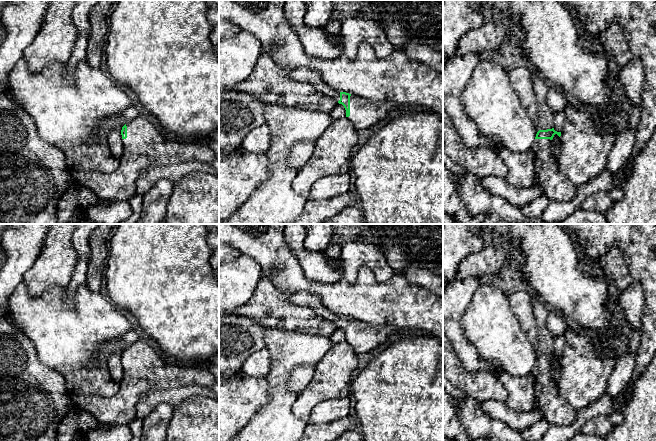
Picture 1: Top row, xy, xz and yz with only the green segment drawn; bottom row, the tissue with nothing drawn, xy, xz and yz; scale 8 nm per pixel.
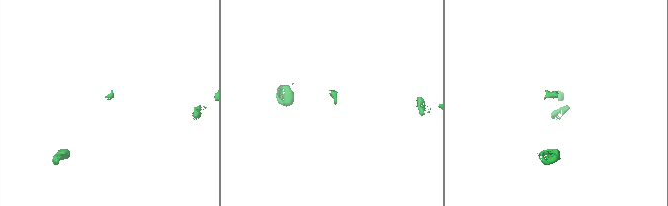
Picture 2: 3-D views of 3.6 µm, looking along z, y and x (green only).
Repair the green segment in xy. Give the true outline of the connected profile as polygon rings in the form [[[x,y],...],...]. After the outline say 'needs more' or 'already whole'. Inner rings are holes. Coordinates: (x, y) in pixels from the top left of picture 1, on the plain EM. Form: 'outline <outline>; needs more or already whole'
outline [[[139,338],[127,346],[121,354],[123,377],[119,390],[112,396],[98,394],[71,395],[72,406],[89,412],[99,424],[128,426],[136,417],[136,405],[141,395],[150,389],[170,389],[197,385],[209,388],[214,385],[213,375],[206,369],[192,366],[171,366],[161,351],[152,347],[146,339]]]; needs more

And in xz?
outline [[[306,291],[290,294],[290,301],[300,307],[308,307],[322,319],[335,323],[346,334],[346,342],[356,354],[367,353],[387,341],[399,329],[390,325],[371,325],[366,322],[354,320],[346,316],[332,313],[323,306],[320,298]]]; needs more

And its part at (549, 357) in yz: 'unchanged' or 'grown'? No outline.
grown

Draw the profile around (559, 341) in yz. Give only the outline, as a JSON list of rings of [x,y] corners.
[[[565,335],[554,337],[554,354],[557,356],[562,356],[562,351],[565,345]]]

